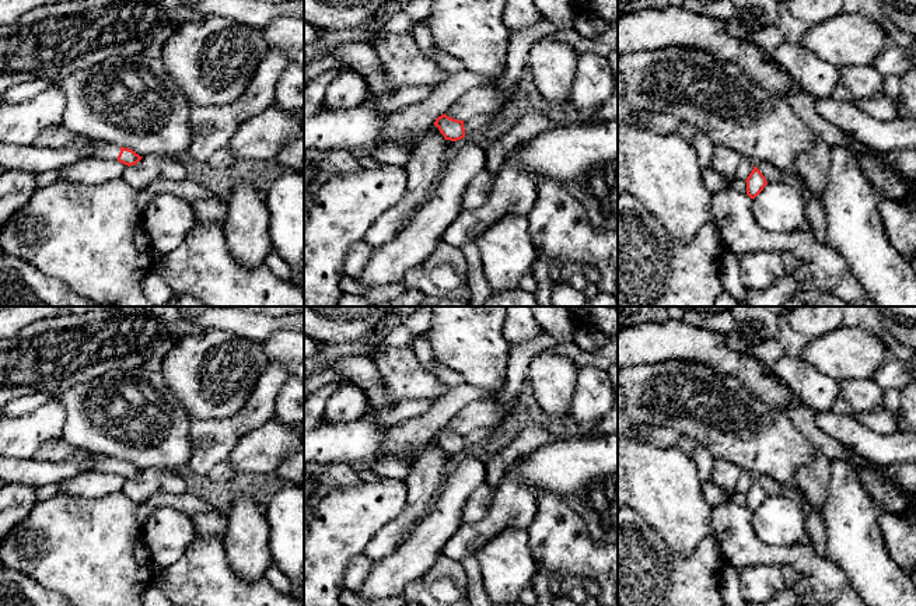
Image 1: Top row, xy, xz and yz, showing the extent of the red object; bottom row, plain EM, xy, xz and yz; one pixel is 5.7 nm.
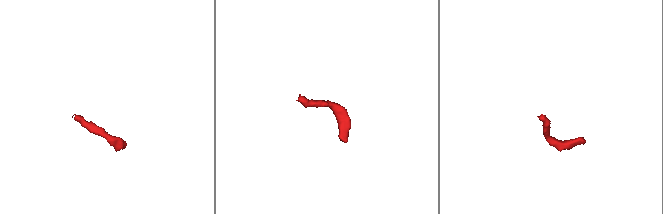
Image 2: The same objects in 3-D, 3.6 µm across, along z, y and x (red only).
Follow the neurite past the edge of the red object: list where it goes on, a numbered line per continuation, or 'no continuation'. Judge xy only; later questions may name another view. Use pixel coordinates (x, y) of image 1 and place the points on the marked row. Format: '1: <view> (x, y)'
1: xy (101, 150)

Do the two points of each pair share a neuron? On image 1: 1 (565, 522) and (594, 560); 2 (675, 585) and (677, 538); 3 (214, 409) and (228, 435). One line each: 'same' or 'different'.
1: same
2: different
3: different

